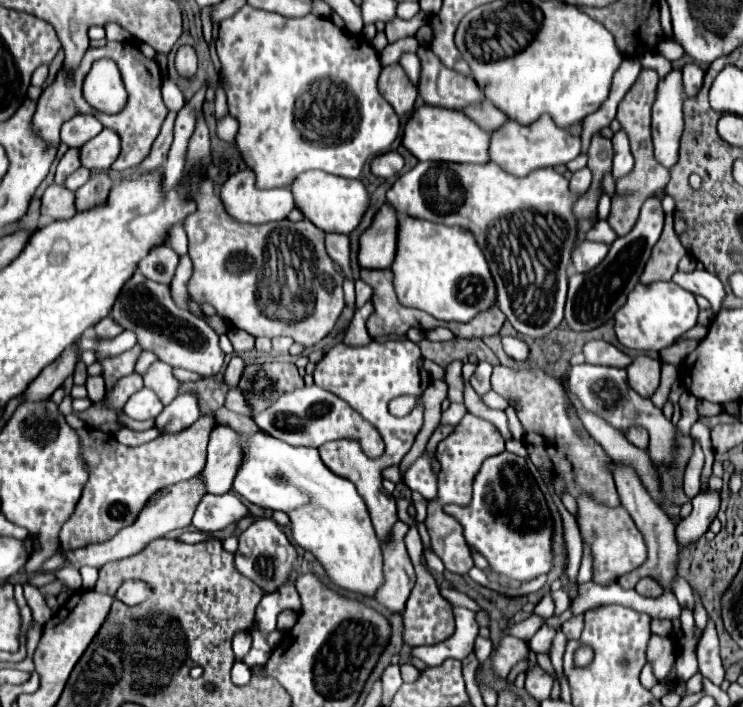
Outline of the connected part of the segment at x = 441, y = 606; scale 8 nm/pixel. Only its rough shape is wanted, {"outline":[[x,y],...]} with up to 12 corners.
{"outline":[[427,501],[414,503],[416,524],[406,548],[416,586],[404,610],[410,646],[438,644],[454,634],[452,606],[420,562]]}

